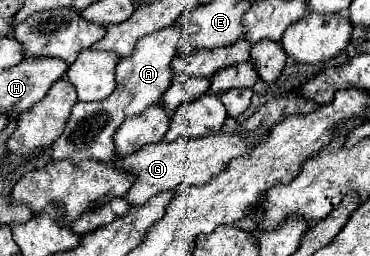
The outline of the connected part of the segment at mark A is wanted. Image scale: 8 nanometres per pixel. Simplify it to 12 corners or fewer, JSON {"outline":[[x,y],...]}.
{"outline":[[181,20],[143,36],[117,88],[77,102],[53,160],[109,162],[113,134],[159,102],[183,44]]}

